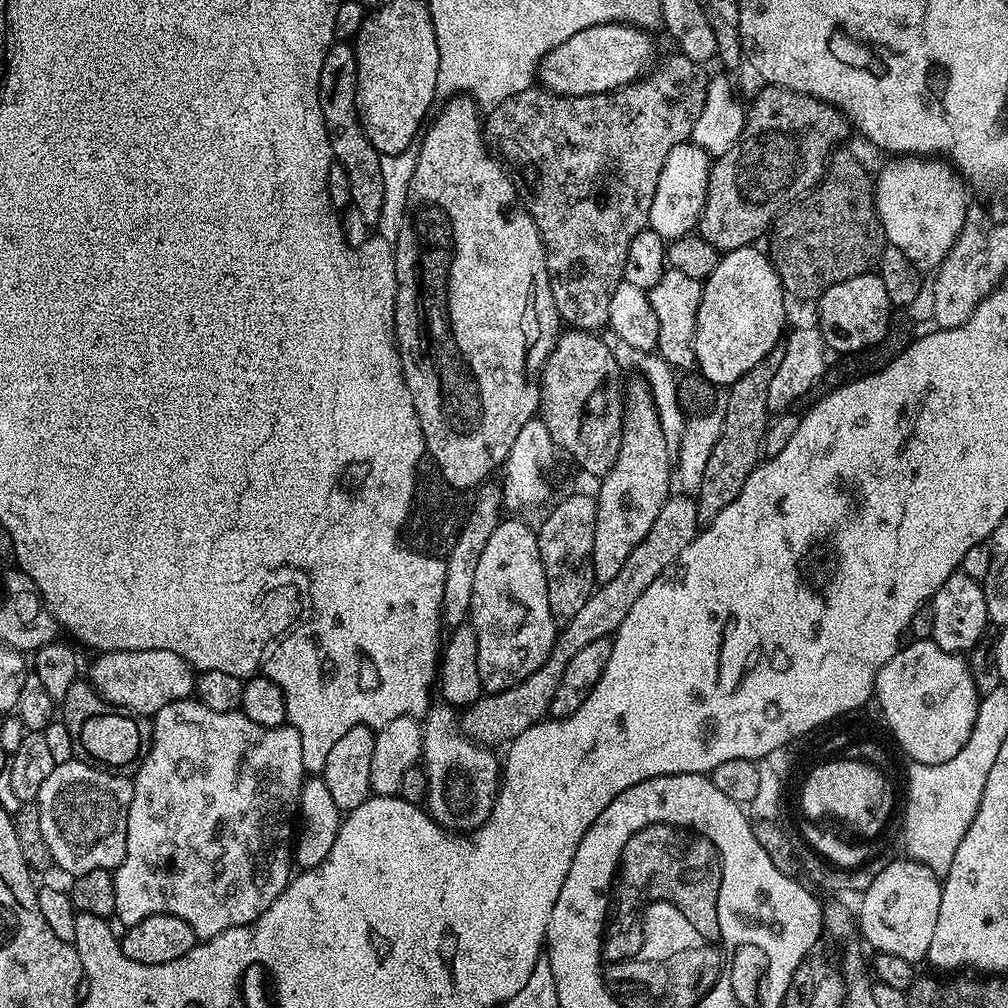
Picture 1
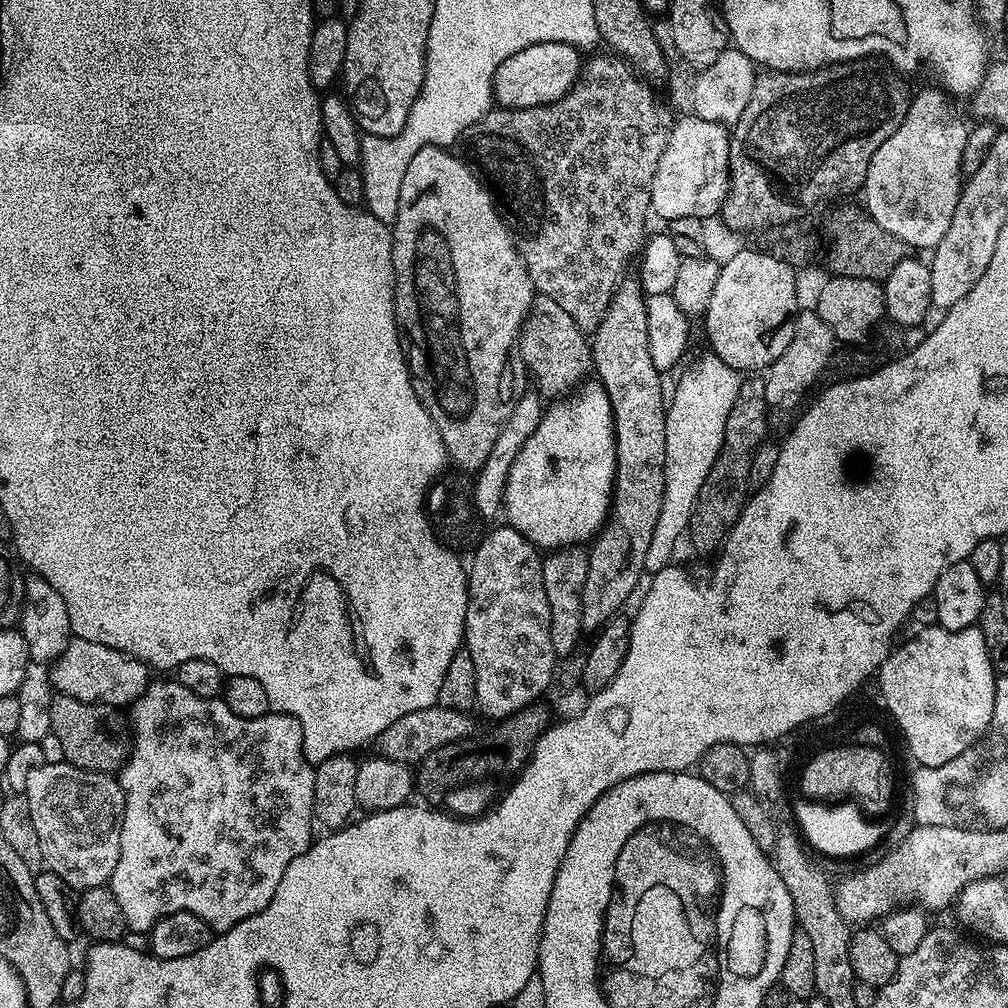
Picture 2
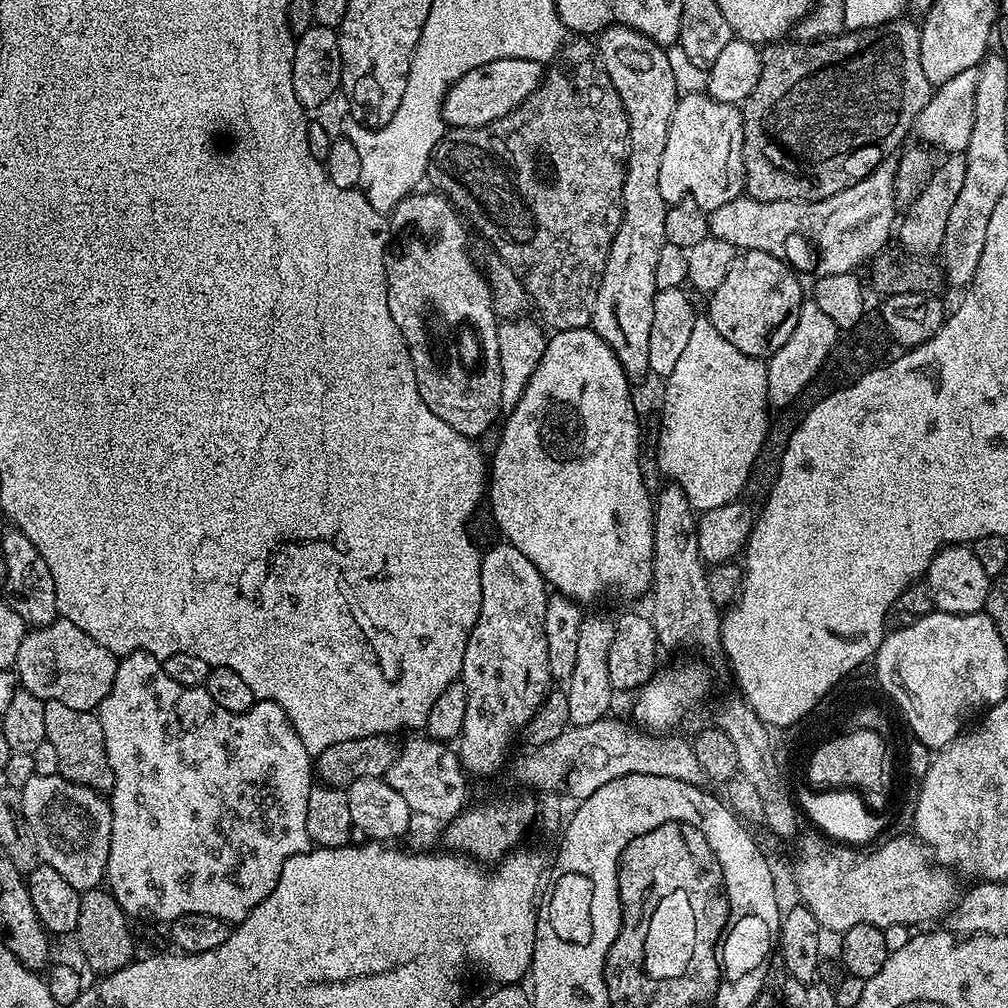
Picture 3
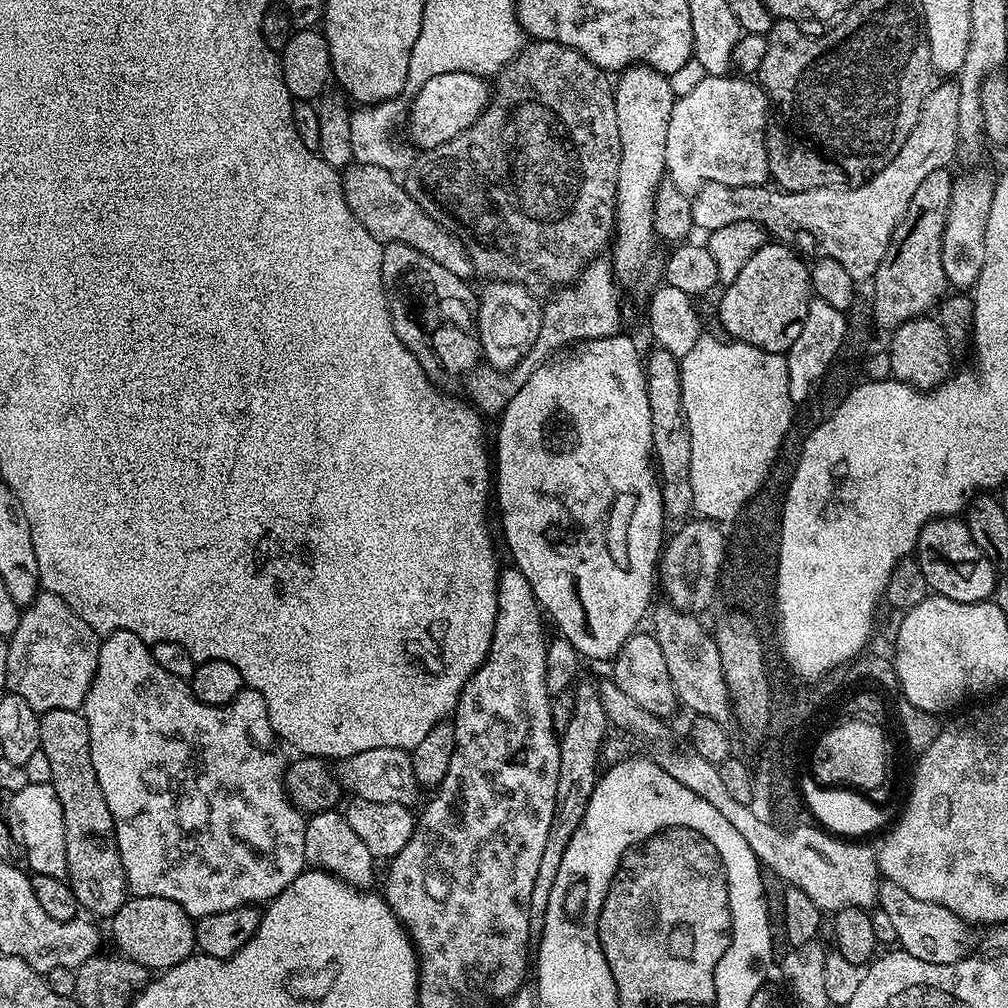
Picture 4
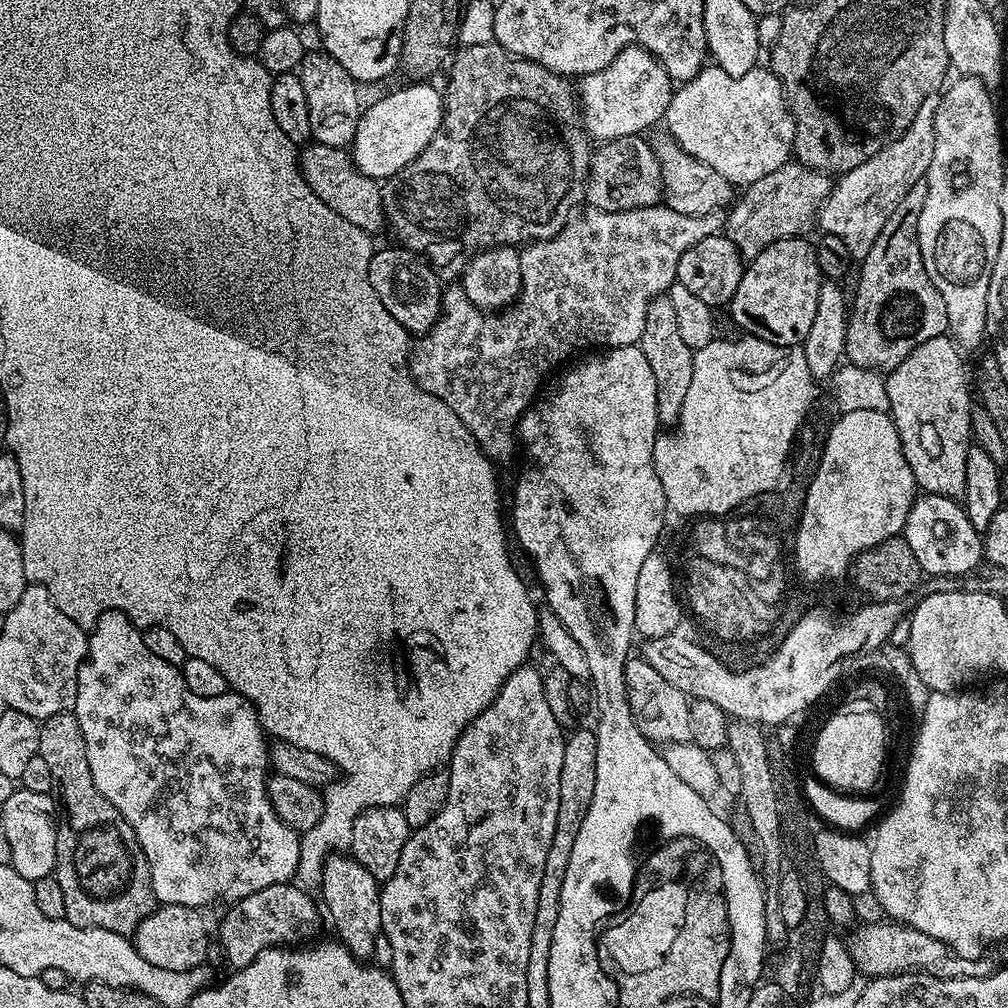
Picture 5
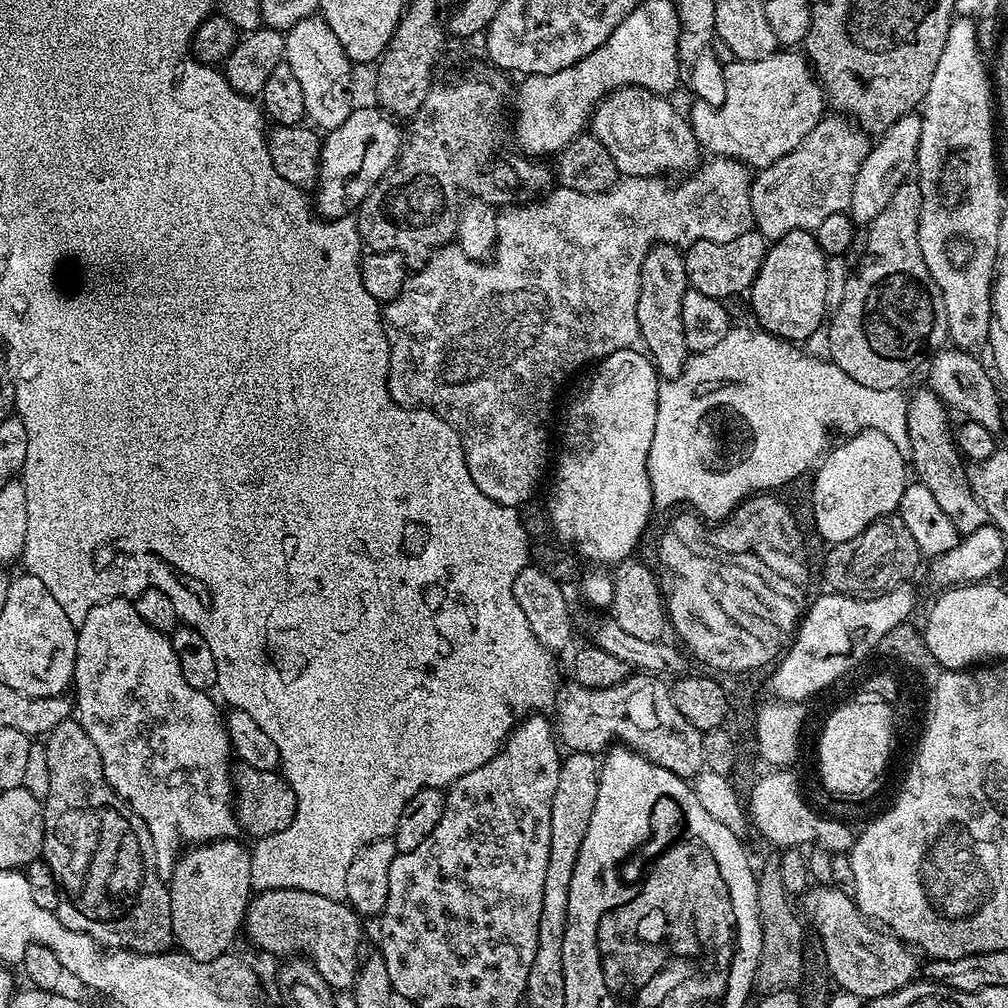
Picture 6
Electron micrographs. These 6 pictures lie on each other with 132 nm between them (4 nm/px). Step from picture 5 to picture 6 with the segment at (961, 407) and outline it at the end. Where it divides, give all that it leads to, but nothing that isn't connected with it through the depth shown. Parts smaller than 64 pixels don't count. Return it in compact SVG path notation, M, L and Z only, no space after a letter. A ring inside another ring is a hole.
M921 386L913 396L910 396L908 400L910 468L911 471L912 468L916 471L915 479L918 483L926 486L926 490L930 490L930 494L938 501L938 507L946 513L946 518L950 518L950 522L954 522L954 530L958 530L961 537L965 537L974 530L983 528L985 524L989 523L989 519L986 510L982 510L982 502L978 502L978 498L974 498L974 490L970 490L966 464L961 457L960 449L956 446L954 424L953 421L948 421L948 416L950 417L949 409L933 394L931 388Z

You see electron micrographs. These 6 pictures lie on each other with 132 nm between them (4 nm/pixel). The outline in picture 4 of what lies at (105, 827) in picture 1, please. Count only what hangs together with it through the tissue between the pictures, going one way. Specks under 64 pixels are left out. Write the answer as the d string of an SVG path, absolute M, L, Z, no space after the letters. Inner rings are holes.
M30 784L12 793L8 807L8 825L20 845L27 867L37 876L67 880L66 826L62 818L62 802L51 784Z

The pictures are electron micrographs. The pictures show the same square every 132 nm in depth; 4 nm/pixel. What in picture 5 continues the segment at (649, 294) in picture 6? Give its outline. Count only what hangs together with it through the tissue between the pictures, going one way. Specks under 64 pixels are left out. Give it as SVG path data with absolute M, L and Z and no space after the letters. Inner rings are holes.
M667 294L655 296L646 310L646 327L642 330L642 338L638 347L646 354L646 362L650 362L650 371L654 374L654 386L658 386L658 418L660 424L679 425L682 414L682 402L686 402L686 394L690 391L690 378L694 378L693 349L686 346L681 332L678 330L678 317L674 315L674 302L670 302Z

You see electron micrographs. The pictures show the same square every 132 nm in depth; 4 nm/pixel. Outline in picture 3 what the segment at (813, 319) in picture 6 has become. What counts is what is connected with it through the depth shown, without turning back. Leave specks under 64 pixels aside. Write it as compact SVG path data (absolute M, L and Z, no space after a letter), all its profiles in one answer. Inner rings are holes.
M741 251L726 278L722 278L722 286L707 297L708 321L726 342L738 346L742 354L769 358L794 334L801 304L806 300L799 279L796 269L784 260L774 258L774 254Z

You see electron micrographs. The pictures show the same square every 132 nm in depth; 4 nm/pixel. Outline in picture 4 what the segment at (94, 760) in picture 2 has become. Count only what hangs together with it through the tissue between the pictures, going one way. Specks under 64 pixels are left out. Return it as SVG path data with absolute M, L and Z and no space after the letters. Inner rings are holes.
M50 710L43 713L40 716L40 751L44 752L50 761L51 786L58 794L58 802L62 802L62 818L66 826L68 885L74 890L74 898L78 898L85 913L93 912L88 914L111 918L129 898L130 893L116 841L114 818L110 814L110 806L106 806L106 794L102 794L102 786L98 786L94 762L90 762L90 730L83 711Z

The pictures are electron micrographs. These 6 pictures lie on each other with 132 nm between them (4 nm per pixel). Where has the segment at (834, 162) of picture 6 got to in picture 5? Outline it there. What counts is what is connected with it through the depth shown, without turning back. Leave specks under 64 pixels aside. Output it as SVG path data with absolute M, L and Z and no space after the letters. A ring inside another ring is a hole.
M789 162L778 166L766 174L766 178L758 178L758 182L747 185L744 192L727 209L726 234L734 246L738 246L745 261L752 260L766 246L791 236L803 237L808 227L817 223L820 207L832 193L834 180L827 172L819 172L799 162Z

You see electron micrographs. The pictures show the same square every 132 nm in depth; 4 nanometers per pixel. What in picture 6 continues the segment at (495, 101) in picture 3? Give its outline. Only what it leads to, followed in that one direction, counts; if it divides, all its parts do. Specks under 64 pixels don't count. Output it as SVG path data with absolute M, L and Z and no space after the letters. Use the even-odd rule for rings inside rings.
M353 107L346 122L323 137L320 175L314 185L314 208L323 219L337 220L352 216L400 153L402 128L396 125L399 123L379 107L371 107Z

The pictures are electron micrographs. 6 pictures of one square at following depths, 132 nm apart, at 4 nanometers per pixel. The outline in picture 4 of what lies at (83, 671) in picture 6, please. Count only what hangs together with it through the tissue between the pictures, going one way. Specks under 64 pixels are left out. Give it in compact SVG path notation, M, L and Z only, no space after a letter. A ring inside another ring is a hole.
M117 630L107 633L101 639L98 670L84 699L82 711L90 730L90 762L94 762L98 786L102 786L102 794L106 794L106 806L110 806L110 814L114 818L118 850L128 879L128 891L133 897L166 898L182 906L190 917L199 918L234 910L243 904L263 905L282 894L282 890L286 890L286 886L290 886L290 882L294 882L294 878L305 871L306 816L290 803L288 793L284 791L286 759L280 753L282 744L276 735L276 729L272 727L262 694L245 687L229 704L210 706L192 692L189 681L180 680L174 674L166 674L166 670L162 670L162 666L154 662L151 647L142 638L138 638L138 634L130 634L130 630Z

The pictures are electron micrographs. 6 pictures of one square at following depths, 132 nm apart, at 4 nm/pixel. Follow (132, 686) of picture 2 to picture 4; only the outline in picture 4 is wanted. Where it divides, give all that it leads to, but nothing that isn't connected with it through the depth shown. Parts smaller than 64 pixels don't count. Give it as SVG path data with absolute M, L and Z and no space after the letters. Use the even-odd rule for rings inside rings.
M40 591L20 613L18 626L8 640L8 688L17 692L36 713L80 710L98 670L101 637L58 594Z

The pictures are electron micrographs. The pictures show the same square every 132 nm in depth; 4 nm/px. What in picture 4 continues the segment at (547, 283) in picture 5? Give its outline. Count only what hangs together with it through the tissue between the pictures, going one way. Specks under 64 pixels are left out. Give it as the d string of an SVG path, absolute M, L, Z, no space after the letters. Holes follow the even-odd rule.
M597 258L587 264L580 273L580 277L571 286L561 287L551 297L553 300L543 305L544 317L536 345L529 350L528 355L517 368L506 373L497 372L496 369L487 366L478 366L468 373L466 385L468 384L468 392L472 395L471 403L485 417L499 417L504 407L510 402L512 395L520 389L521 384L527 382L528 376L538 362L551 357L557 350L579 341L617 335L621 328L620 292L616 289L616 284L618 285L618 277L612 271L612 265L607 259Z

